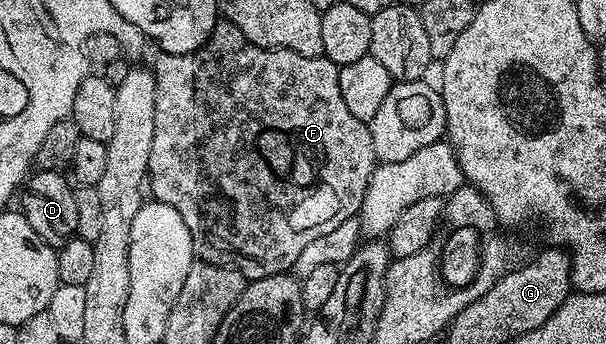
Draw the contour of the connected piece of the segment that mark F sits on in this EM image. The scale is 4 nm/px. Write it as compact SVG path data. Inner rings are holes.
M224 19L218 20L205 45L197 52L187 55L161 53L158 58L151 65L155 79L155 135L151 139L147 184L153 192L152 200L167 203L167 207L175 207L175 211L183 215L183 223L187 223L187 231L191 231L194 246L200 250L200 260L213 265L232 265L249 281L258 281L267 275L292 270L306 246L334 231L344 220L351 220L360 214L363 195L378 159L368 124L355 119L355 115L347 111L347 103L343 103L336 63L324 55L308 57L290 49L264 49L261 45L250 45L239 27Z

